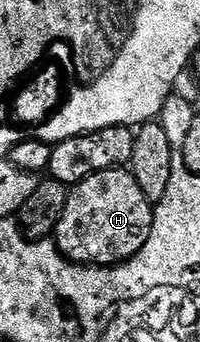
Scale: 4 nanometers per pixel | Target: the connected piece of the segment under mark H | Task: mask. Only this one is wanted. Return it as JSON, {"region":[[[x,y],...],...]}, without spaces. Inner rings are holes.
{"region":[[[128,169],[100,171],[89,175],[69,192],[63,217],[59,217],[55,232],[57,248],[72,263],[113,267],[135,257],[135,253],[147,245],[147,237],[151,237],[153,208],[154,204],[143,197],[139,181],[135,181]]]}

